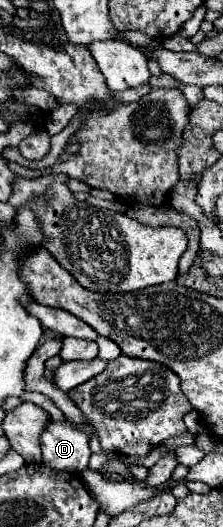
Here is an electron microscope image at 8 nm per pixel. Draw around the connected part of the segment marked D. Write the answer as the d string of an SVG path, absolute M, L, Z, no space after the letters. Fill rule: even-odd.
M49 422L41 434L43 462L61 472L81 472L89 464L89 440L65 422Z

